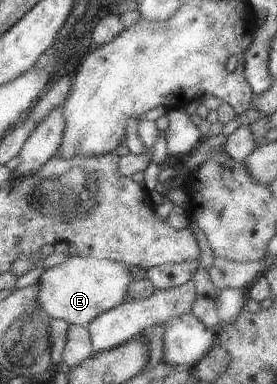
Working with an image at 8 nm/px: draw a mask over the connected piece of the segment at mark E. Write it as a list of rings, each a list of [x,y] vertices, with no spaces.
[[[69,256],[66,261],[42,272],[35,301],[50,318],[86,327],[93,318],[126,300],[127,288],[136,280],[127,268],[108,259]]]

